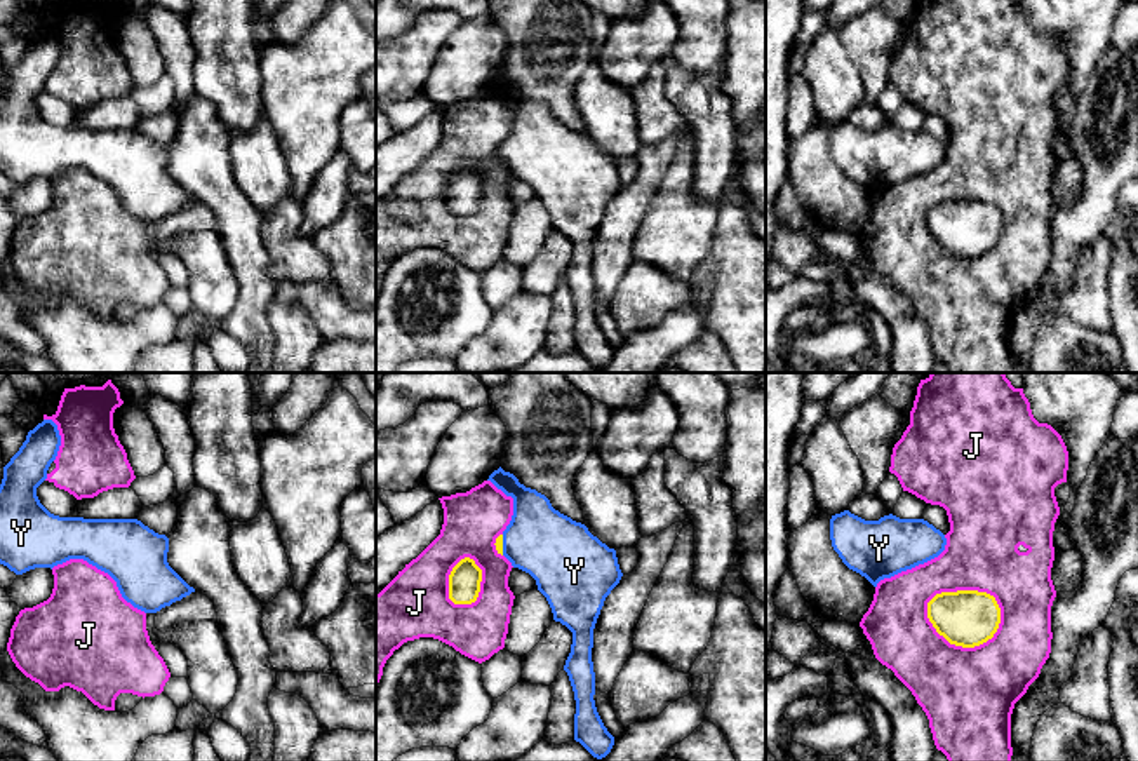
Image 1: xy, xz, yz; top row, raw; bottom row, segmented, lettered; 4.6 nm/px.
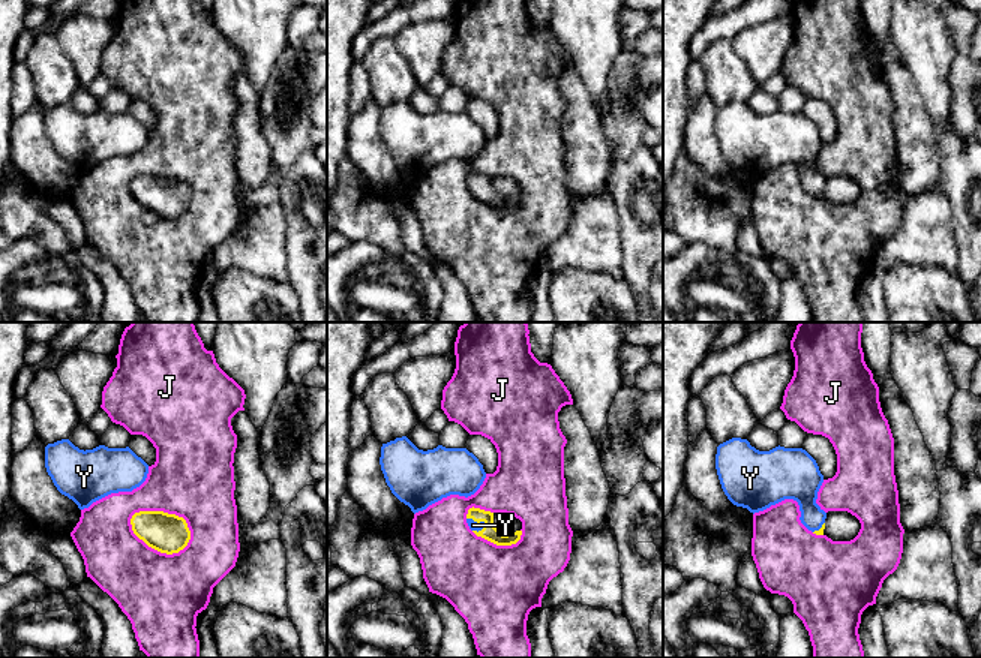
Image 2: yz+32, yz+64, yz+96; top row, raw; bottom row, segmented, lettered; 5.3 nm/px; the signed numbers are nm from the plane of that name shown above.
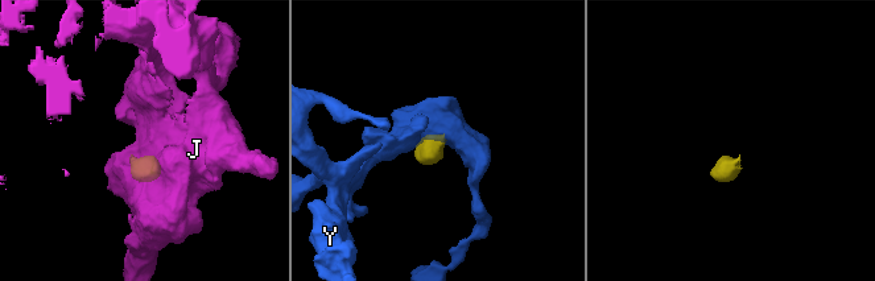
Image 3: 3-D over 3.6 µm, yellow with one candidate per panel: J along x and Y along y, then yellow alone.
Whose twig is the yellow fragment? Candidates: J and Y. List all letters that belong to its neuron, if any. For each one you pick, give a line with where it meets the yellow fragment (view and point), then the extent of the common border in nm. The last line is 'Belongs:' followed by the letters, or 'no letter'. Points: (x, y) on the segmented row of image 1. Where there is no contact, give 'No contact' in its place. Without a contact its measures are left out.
Y: Touches yellow at xz (502, 545). Shared border 100 nm
Belongs: Y

